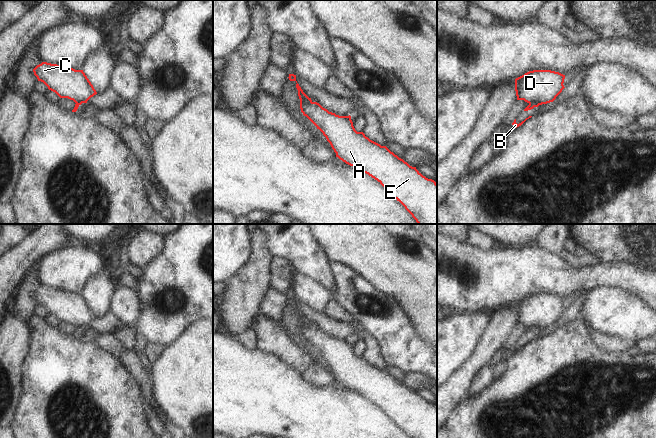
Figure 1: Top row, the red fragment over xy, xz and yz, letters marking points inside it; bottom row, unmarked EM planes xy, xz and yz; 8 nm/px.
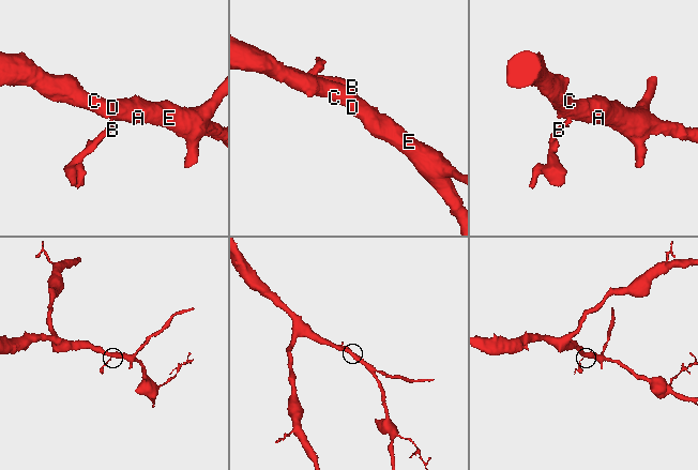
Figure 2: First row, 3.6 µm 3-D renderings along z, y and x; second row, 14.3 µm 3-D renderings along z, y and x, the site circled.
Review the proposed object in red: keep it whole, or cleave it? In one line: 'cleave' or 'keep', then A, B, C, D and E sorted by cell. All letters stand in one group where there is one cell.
cleave | A C D E / B

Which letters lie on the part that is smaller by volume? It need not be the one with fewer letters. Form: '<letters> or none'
B.

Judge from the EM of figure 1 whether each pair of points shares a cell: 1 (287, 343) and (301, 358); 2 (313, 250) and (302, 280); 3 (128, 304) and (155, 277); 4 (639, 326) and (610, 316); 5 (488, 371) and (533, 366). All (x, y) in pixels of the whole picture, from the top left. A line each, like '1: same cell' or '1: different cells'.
1: same cell
2: different cells
3: different cells
4: same cell
5: different cells

